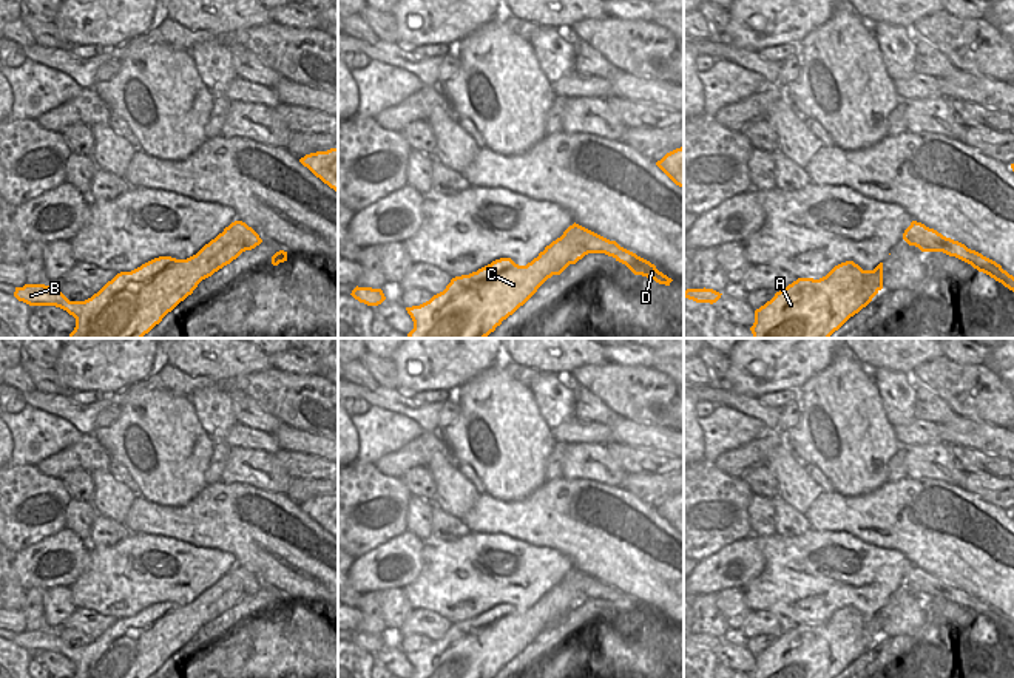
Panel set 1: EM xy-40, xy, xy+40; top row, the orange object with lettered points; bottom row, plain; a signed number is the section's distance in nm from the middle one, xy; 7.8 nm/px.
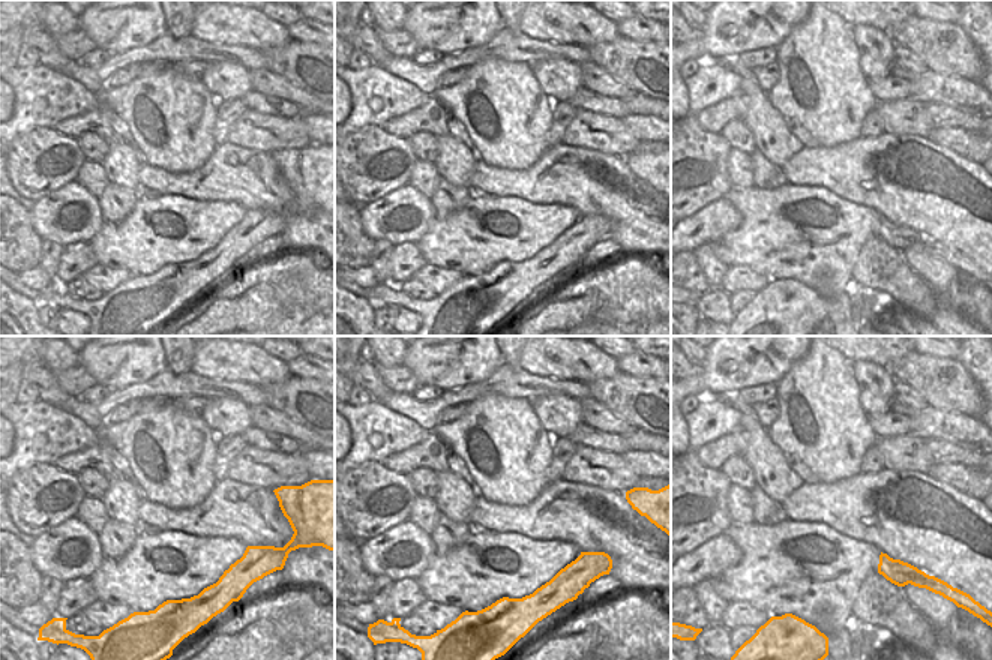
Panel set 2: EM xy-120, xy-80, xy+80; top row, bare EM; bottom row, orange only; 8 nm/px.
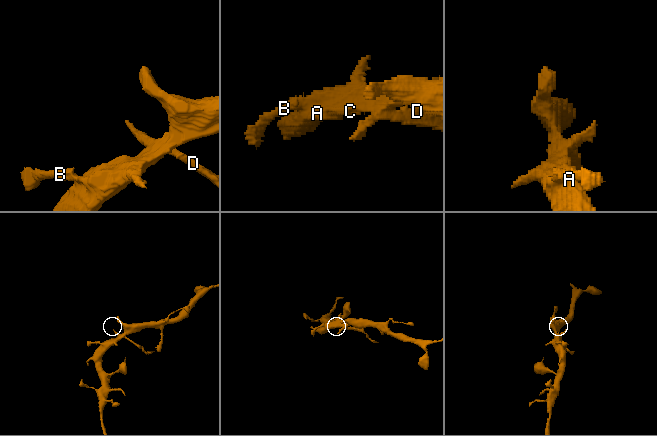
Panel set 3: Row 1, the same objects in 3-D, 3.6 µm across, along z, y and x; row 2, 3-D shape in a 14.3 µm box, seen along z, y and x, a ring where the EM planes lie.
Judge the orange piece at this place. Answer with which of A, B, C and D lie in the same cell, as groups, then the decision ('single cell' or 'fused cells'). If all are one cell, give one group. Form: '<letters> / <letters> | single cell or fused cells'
A B C / D | fused cells

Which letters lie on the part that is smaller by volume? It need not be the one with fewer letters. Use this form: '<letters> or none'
D

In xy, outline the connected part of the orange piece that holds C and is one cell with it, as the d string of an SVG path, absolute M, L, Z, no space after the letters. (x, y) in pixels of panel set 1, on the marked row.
M570 225L526 266L500 258L469 275L455 276L429 301L406 307L414 321L409 338L486 338L497 326L523 306L553 275L560 275L590 252L582 246L582 225Z

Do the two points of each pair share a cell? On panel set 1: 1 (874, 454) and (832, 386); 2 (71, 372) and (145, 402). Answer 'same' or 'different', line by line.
1: same
2: different

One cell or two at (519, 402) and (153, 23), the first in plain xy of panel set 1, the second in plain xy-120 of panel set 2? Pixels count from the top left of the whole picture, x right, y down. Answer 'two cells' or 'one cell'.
two cells

